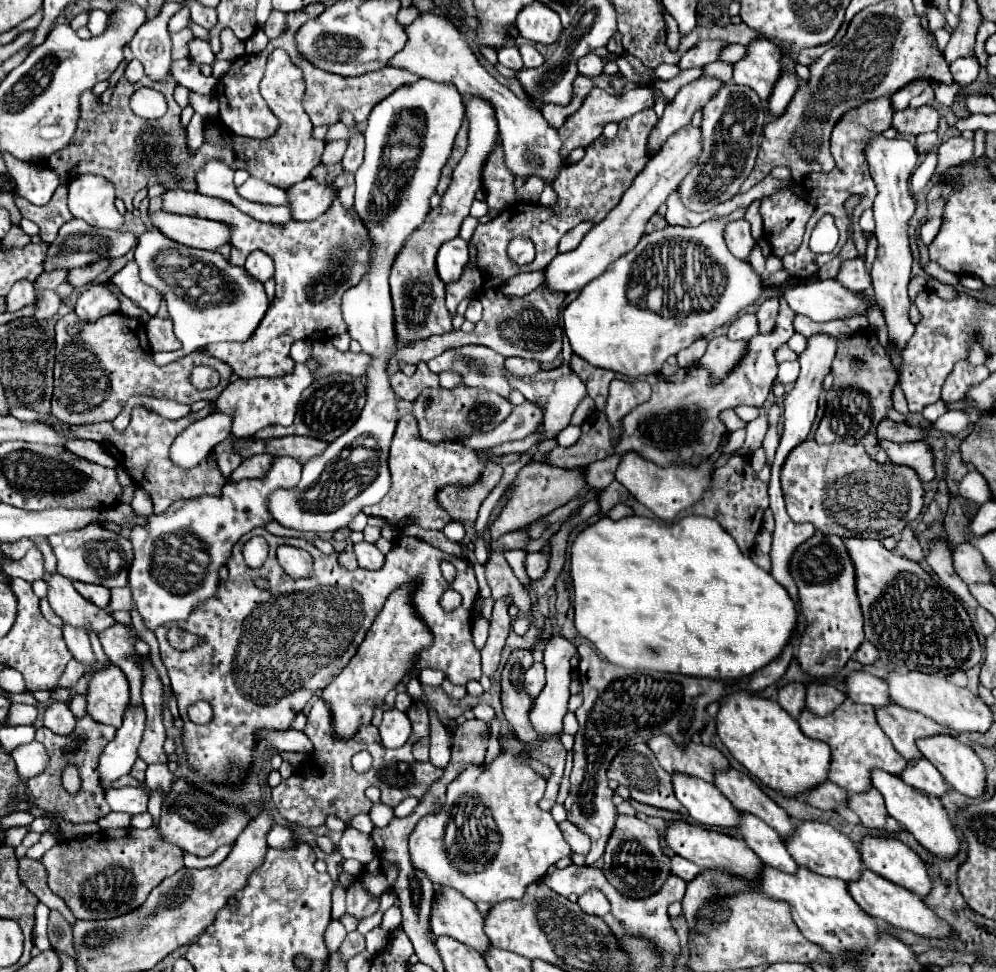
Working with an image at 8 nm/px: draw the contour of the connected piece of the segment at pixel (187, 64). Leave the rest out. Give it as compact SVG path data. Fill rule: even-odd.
M187 56L187 58L181 58L181 60L173 60L171 74L175 76L175 80L181 86L185 86L185 88L189 88L189 90L193 90L197 94L211 94L217 80L213 76L209 76L209 78L203 76L199 66L201 64L197 60Z

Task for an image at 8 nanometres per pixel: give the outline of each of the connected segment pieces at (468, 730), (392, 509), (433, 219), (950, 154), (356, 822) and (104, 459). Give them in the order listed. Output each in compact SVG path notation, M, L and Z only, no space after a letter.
M467 720L465 724L461 724L461 728L457 728L455 748L451 748L451 760L445 768L443 778L435 784L449 784L457 778L457 774L461 774L461 770L469 768L473 762L483 762L487 746L481 734L489 730L487 726L489 724L481 720Z
M407 414L397 422L397 430L391 442L389 470L393 476L391 490L379 504L367 506L363 512L367 516L387 518L387 522L397 528L405 528L409 524L419 522L425 528L441 530L447 522L451 522L451 518L437 506L435 492L445 484L473 484L483 472L483 462L469 446L461 442L441 442L439 446L433 446L421 440L417 420L411 414Z
M471 98L467 104L467 114L469 114L469 146L453 172L453 182L449 184L445 196L441 198L441 206L429 212L425 226L421 226L407 240L405 248L401 250L397 262L391 268L391 298L393 298L395 334L399 346L417 340L419 336L445 334L453 330L449 310L445 308L445 284L441 282L441 278L437 278L437 250L441 248L443 242L459 234L461 222L469 216L473 196L481 188L481 168L497 140L497 120L489 102L481 98Z
M951 136L947 142L943 142L939 146L939 164L935 170L935 178L939 178L941 174L947 174L949 168L969 160L973 156L973 140L967 140L963 136Z
M357 814L353 820L349 820L349 824L345 824L345 828L355 828L355 830L359 830L363 834L371 834L373 822L371 822L371 818L367 814Z
M81 438L69 440L69 442L65 442L65 448L71 450L73 454L77 454L77 456L87 458L87 460L93 460L93 462L97 462L101 466L115 468L119 464L99 442L93 442L93 440L81 440Z

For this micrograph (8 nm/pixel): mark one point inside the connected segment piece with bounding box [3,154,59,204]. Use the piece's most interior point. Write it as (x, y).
(37, 186)

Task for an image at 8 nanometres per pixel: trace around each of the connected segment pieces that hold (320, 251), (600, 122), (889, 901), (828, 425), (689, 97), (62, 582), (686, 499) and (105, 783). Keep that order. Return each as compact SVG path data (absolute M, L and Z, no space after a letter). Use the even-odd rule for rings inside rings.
M171 190L163 194L163 208L169 214L201 216L231 224L231 264L243 266L245 258L253 250L267 252L275 262L275 298L253 332L253 338L245 342L221 342L210 344L201 350L209 356L231 366L239 378L273 378L293 372L295 362L289 358L289 348L295 340L327 340L347 332L341 318L341 296L347 288L355 286L369 266L367 230L353 210L345 210L335 202L323 216L313 222L291 220L285 226L253 220L229 202L211 198L199 192Z
M637 86L625 94L619 94L619 96L611 96L601 88L593 88L587 94L587 98L583 100L581 108L573 116L569 116L561 128L557 128L561 142L563 142L561 144L561 156L569 156L571 150L581 148L581 146L587 148L593 140L597 140L601 136L603 126L607 122L621 122L621 120L625 120L625 118L629 118L629 116L633 116L633 114L637 114L649 106L653 106L653 92L647 86Z
M865 868L861 872L861 878L857 882L847 882L847 888L849 888L849 894L853 896L853 900L861 906L861 910L865 910L867 914L881 918L897 928L905 928L905 930L915 932L925 938L945 938L951 932L951 928L939 916L935 916L917 894L903 890L903 886L889 882L889 880L881 878L879 874L873 874L869 868Z
M797 314L793 320L793 326L795 326L795 332L803 334L805 338L809 338L817 332L825 332L835 338L839 338L841 334L847 334L847 340L839 342L839 350L833 360L835 382L833 382L833 390L827 392L827 408L825 408L825 416L815 432L815 442L819 442L819 444L845 442L845 436L859 436L857 442L865 446L865 450L871 458L875 458L879 452L875 428L877 428L879 420L885 418L887 408L891 406L891 392L893 392L893 384L897 380L895 368L893 368L887 352L877 342L873 330L851 330L845 326L843 320L813 322L811 318ZM851 360L861 362L861 372L855 374L851 370Z
M701 76L701 78L693 80L691 84L683 86L677 92L677 96L667 104L665 114L659 118L653 134L649 134L647 156L651 158L653 154L657 154L657 150L665 144L665 140L673 132L689 126L693 114L697 110L701 110L719 88L721 88L721 80L709 78L709 76Z
M45 574L49 584L49 604L57 616L63 618L63 624L83 630L95 630L97 634L111 628L115 624L113 616L103 608L85 600L69 582L69 578L61 578L61 574Z
M625 452L615 476L657 518L671 524L681 510L693 506L705 494L705 490L711 486L711 472L713 472L711 458L709 462L701 462L701 466L693 466L693 470L689 470L689 466L665 466L663 468L663 466L649 462L647 458L641 458L641 454Z
M127 706L125 716L123 716L123 726L117 730L115 738L105 746L99 758L97 772L99 772L99 782L103 788L109 788L117 778L131 772L137 760L137 750L143 738L143 728L145 728L143 706L141 708Z

